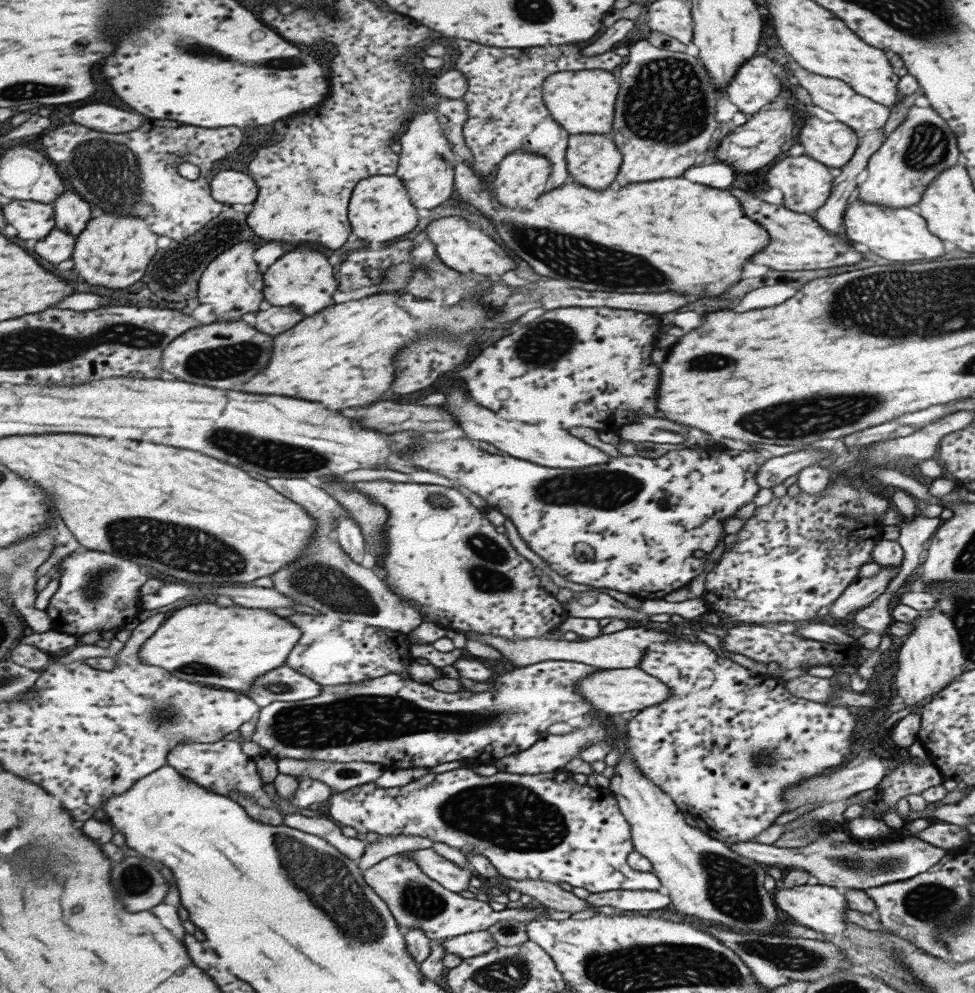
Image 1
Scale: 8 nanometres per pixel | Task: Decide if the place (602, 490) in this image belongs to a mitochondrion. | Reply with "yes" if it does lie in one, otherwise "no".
yes

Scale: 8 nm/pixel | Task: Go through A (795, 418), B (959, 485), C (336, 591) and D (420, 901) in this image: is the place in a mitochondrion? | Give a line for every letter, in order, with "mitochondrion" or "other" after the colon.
A: mitochondrion
B: other
C: mitochondrion
D: mitochondrion

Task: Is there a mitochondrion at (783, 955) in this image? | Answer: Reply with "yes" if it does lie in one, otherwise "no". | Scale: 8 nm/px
yes

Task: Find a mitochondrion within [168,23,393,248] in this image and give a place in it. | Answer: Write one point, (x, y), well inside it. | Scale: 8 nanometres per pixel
(194, 48)

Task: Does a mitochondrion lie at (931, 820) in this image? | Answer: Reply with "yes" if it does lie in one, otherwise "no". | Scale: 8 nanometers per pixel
no

